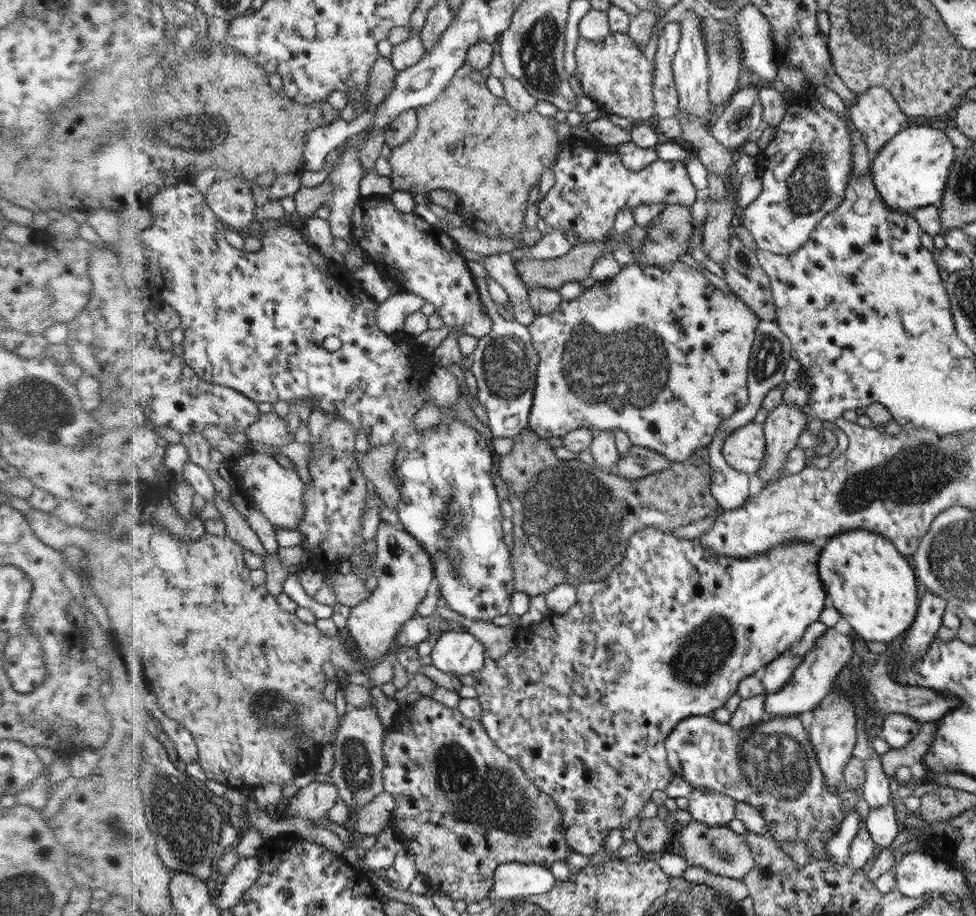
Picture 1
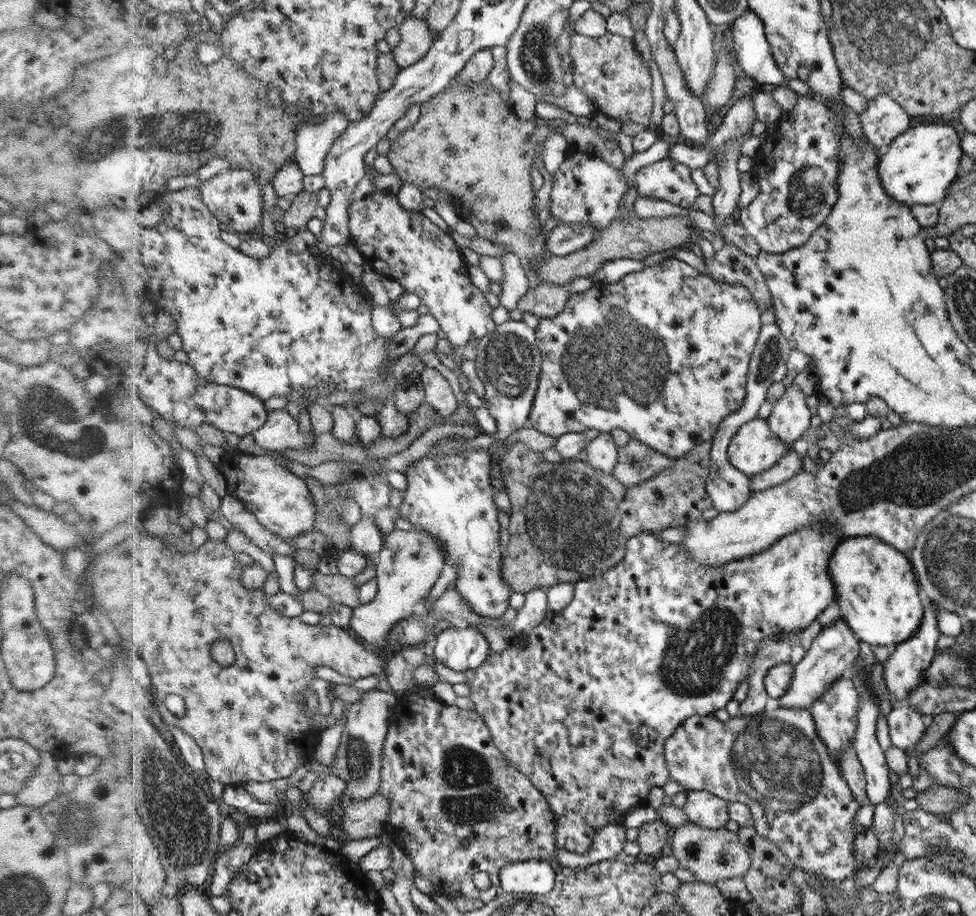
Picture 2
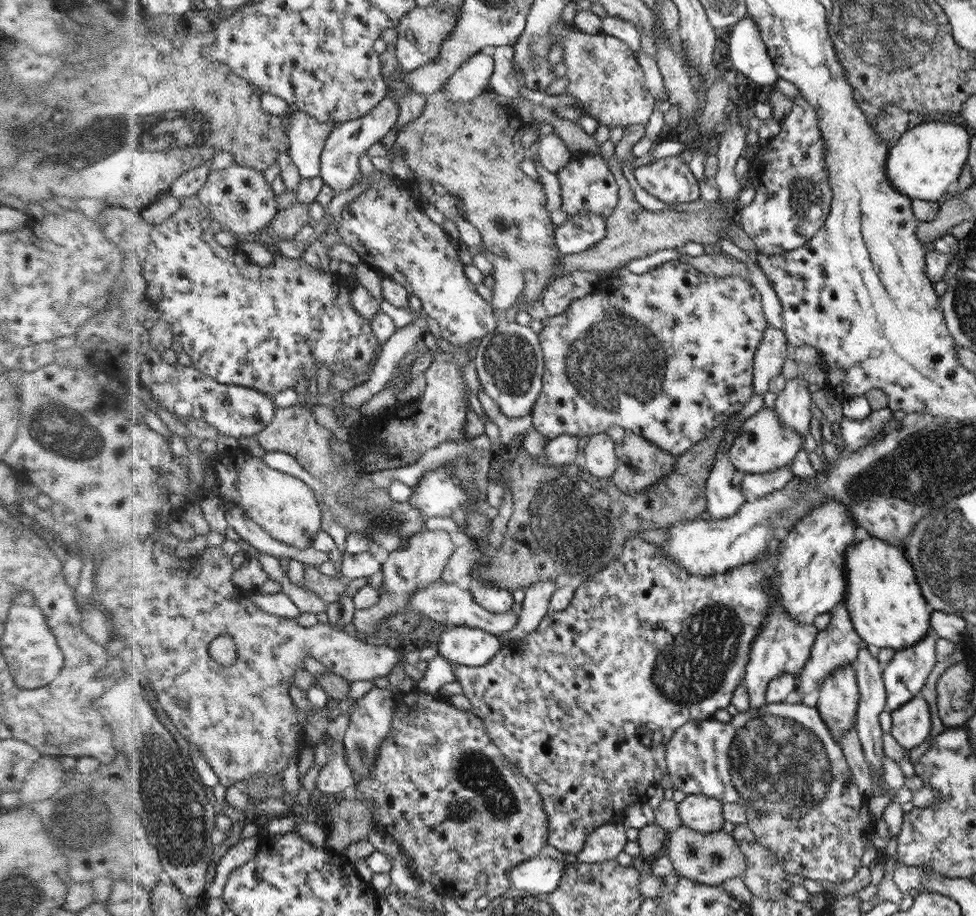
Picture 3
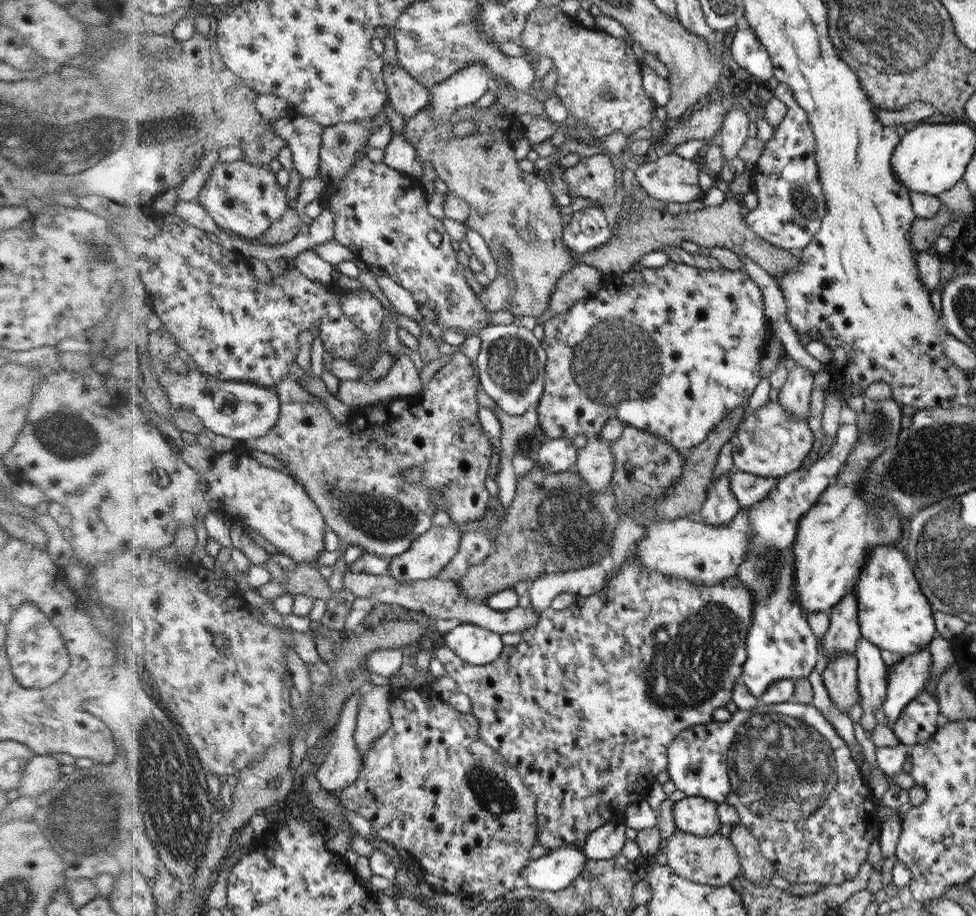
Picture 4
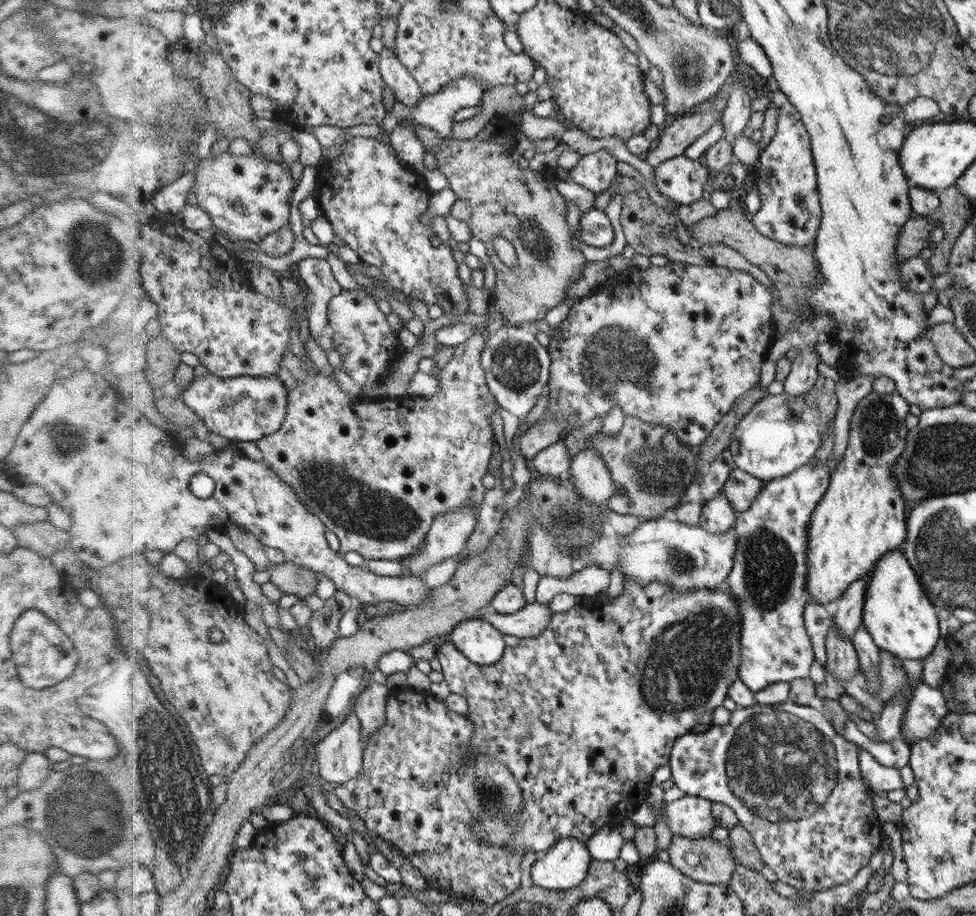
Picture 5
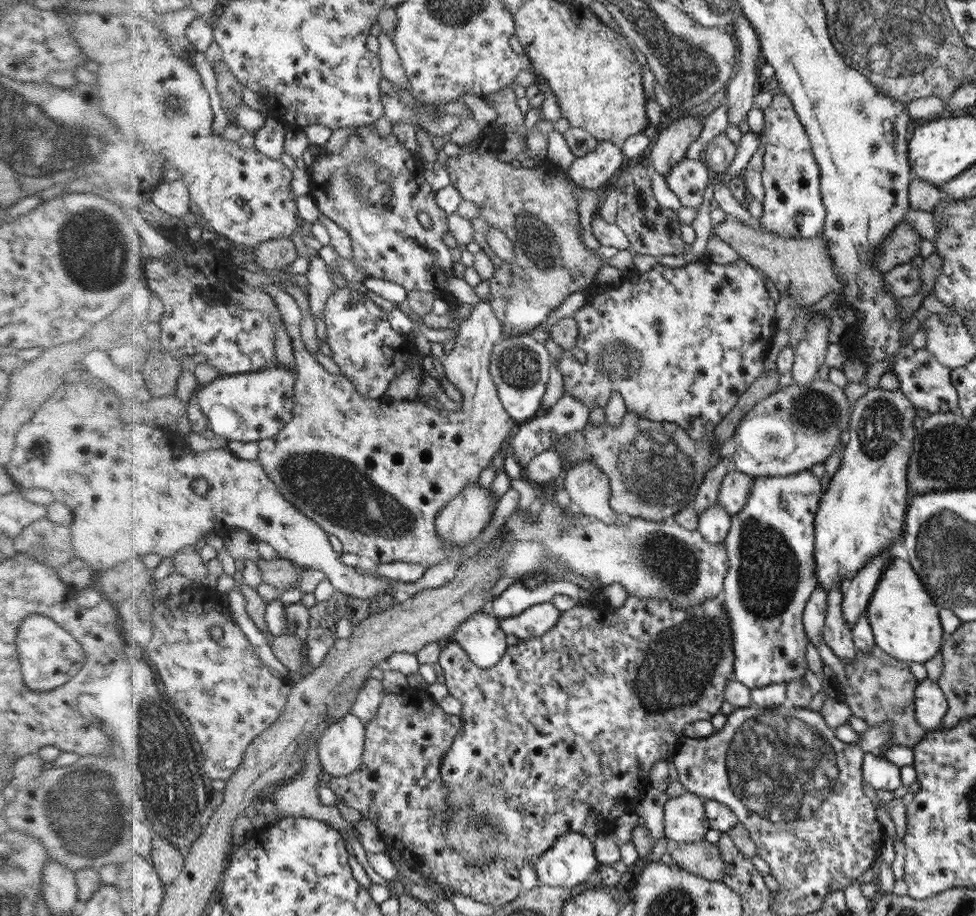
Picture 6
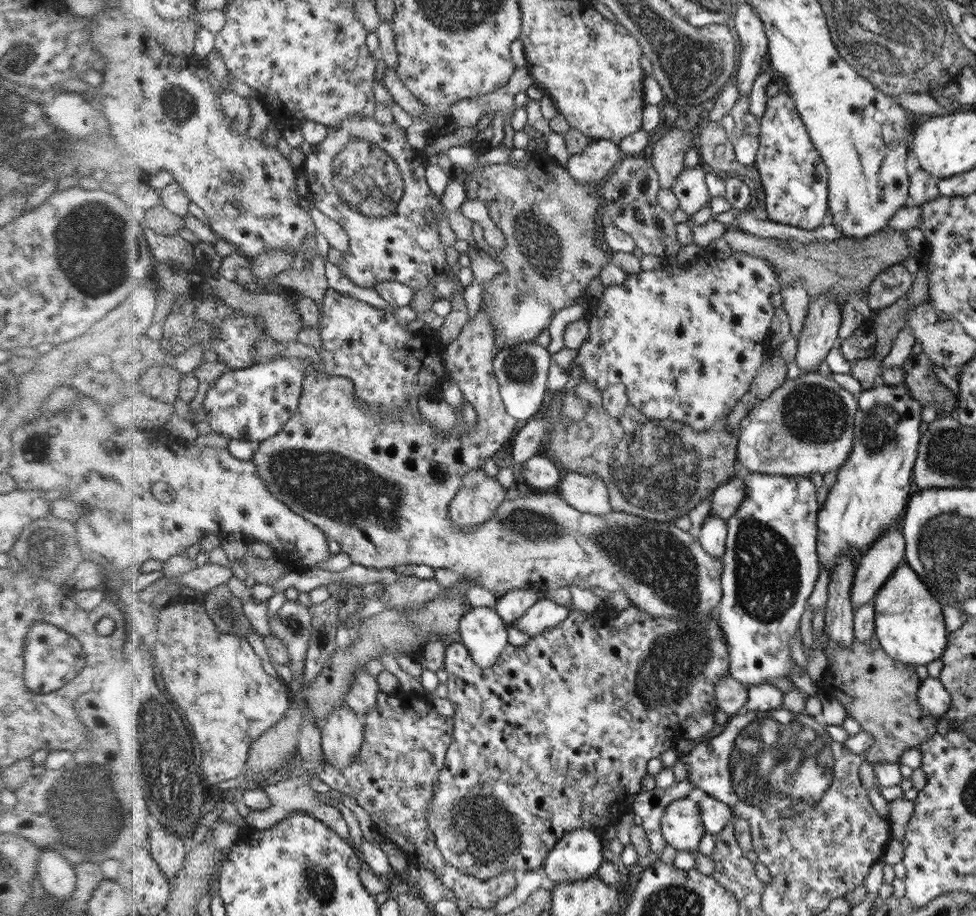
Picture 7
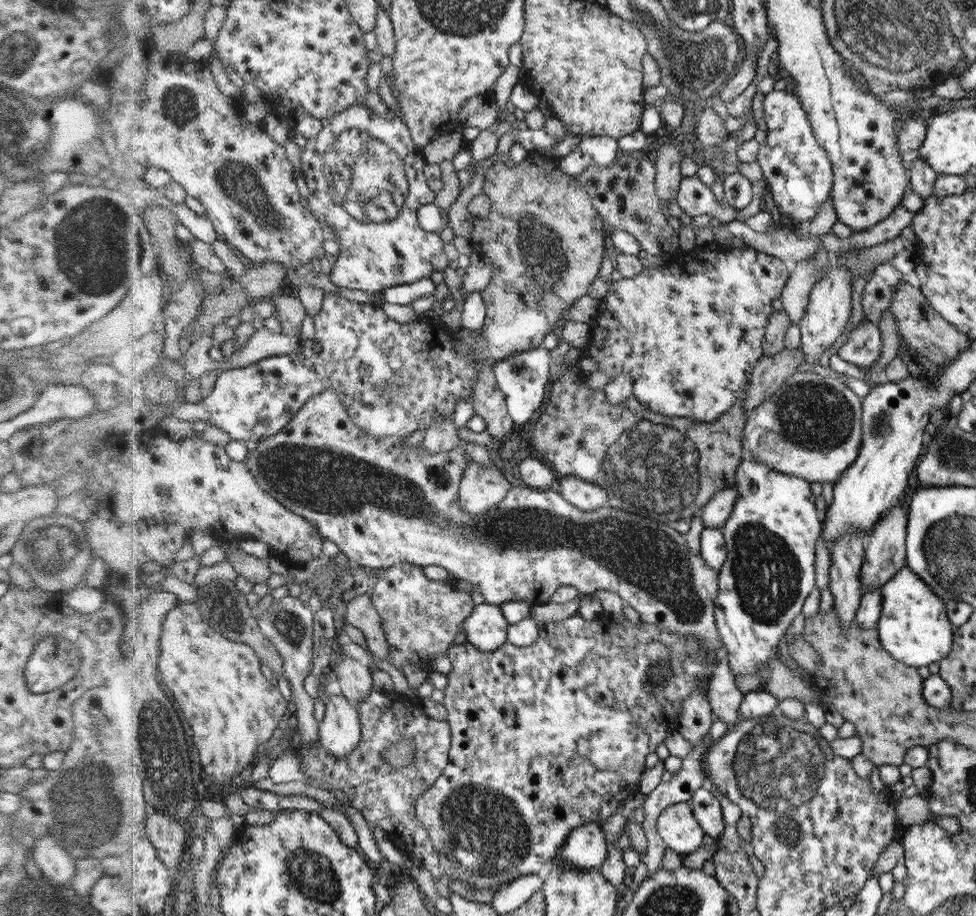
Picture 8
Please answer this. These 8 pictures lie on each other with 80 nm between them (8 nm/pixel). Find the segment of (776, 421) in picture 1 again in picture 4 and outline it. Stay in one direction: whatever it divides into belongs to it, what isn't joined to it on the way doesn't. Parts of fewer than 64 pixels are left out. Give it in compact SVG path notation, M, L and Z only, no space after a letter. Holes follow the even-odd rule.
M796 365L790 370L786 383L779 388L777 400L784 410L801 420L810 412L812 384L814 384L814 374Z

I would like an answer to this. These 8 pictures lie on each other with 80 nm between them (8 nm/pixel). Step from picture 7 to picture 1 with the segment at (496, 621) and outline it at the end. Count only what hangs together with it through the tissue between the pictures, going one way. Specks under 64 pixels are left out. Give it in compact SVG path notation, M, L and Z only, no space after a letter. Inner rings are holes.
M440 630L431 651L431 664L446 674L464 676L478 673L487 659L486 647L470 631Z

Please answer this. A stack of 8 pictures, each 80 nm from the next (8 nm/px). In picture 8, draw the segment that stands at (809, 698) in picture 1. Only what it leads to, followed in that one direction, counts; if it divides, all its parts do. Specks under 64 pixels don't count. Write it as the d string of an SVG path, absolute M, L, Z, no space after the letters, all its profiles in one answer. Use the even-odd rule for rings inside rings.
M909 502L897 504L891 508L883 518L871 529L868 540L863 544L866 550L866 564L862 566L862 592L869 592L871 588L882 587L892 579L906 564L905 538L909 515Z

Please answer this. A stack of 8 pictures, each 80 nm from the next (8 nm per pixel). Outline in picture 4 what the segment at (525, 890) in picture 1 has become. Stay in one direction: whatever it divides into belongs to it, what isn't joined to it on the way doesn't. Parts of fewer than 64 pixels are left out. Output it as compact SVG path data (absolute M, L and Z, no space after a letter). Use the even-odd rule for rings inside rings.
M565 845L529 861L519 874L519 884L544 891L562 891L576 881L588 859L583 849Z

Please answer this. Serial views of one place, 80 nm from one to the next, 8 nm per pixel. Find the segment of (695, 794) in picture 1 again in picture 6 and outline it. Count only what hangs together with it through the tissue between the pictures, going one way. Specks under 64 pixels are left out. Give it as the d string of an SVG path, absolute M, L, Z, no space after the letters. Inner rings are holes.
M684 791L679 797L672 797L664 808L664 832L668 840L690 844L705 839L708 826L705 799Z

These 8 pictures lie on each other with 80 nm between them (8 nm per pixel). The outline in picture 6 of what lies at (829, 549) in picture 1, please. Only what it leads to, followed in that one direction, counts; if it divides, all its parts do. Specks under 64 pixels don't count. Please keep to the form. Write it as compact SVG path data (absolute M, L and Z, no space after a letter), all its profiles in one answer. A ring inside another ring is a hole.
M894 557L885 568L882 580L876 584L865 610L868 622L874 628L875 644L885 653L906 663L930 660L940 651L944 636L942 619L938 618L930 592L918 576L906 560Z

